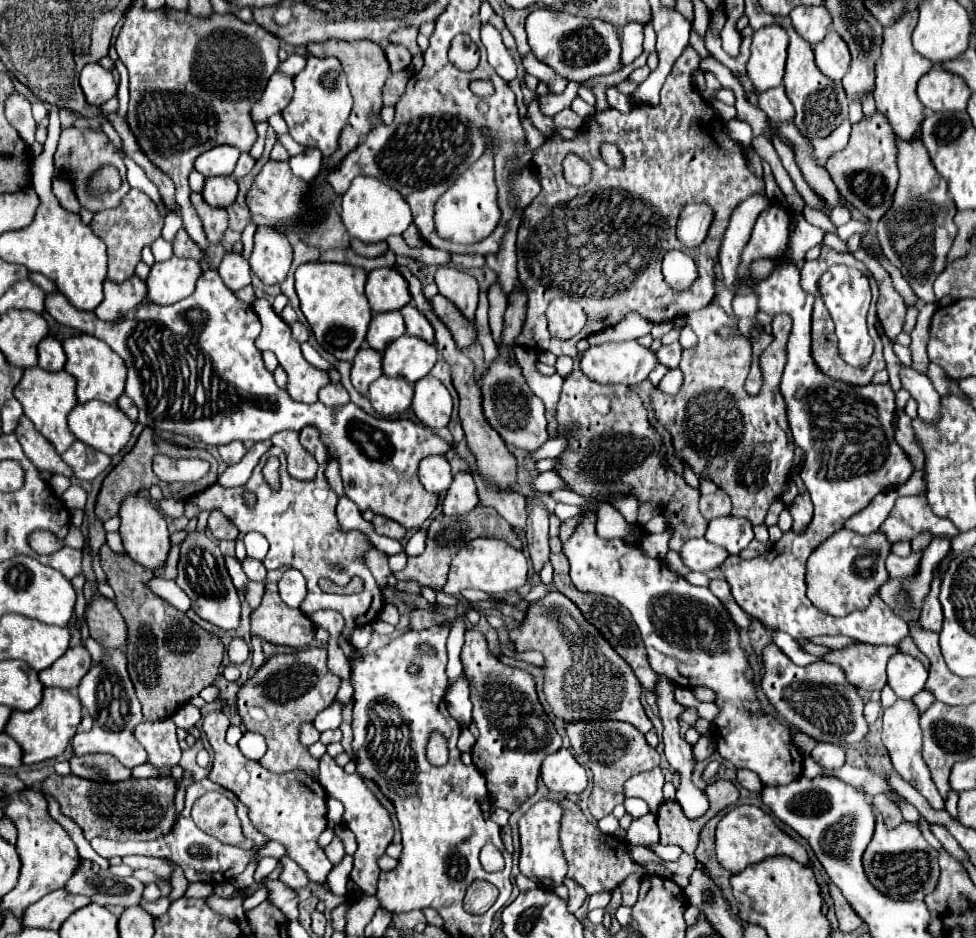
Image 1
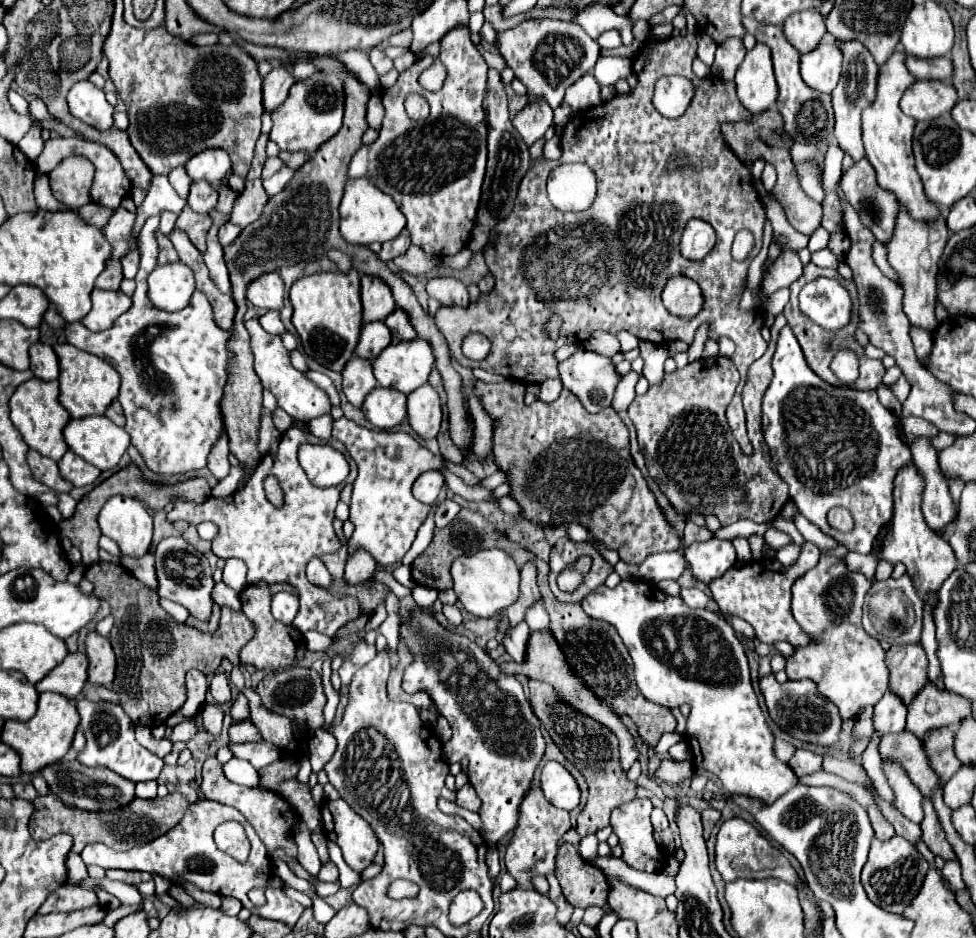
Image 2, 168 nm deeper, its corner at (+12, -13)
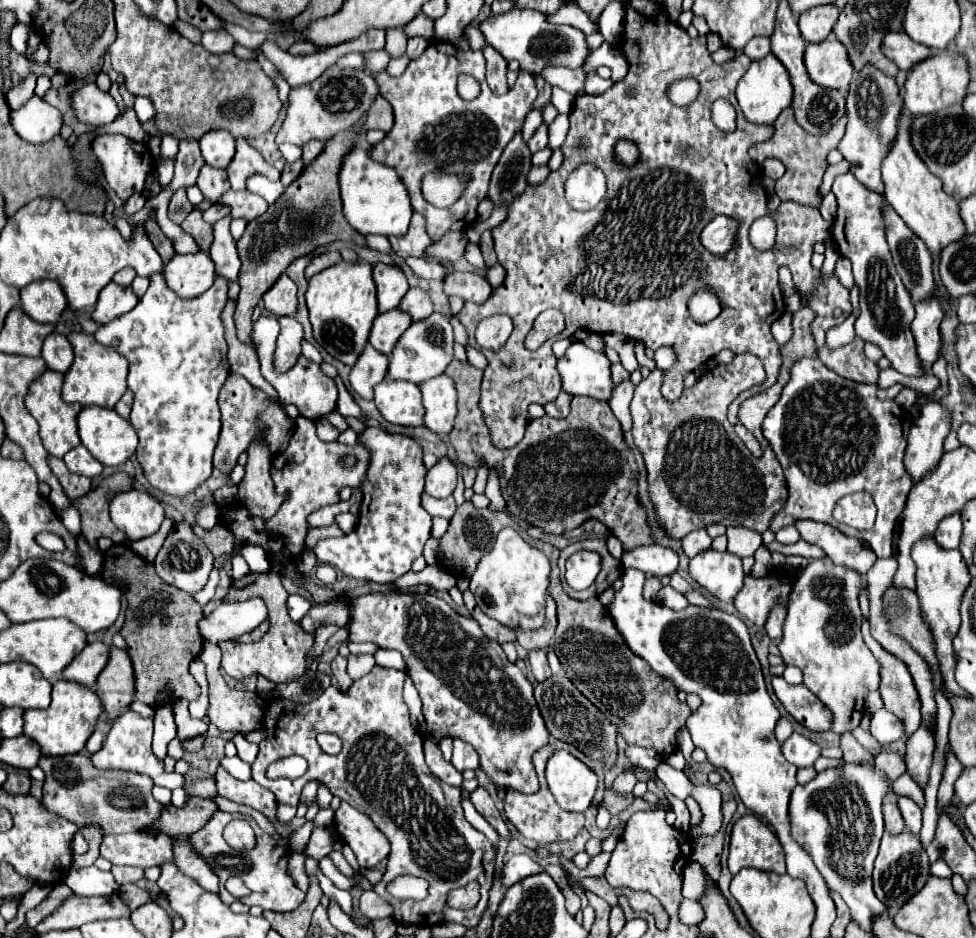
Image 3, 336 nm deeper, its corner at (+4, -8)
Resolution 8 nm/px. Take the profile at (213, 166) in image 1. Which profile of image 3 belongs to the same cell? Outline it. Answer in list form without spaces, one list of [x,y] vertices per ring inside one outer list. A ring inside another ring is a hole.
[[[211,131],[199,141],[199,147],[205,163],[217,169],[227,169],[235,155],[235,141],[227,131]]]

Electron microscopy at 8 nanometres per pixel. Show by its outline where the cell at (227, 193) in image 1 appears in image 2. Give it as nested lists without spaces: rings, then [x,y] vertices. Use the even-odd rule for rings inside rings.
[[[199,180],[199,182],[191,184],[191,194],[187,200],[195,212],[209,214],[217,204],[217,190],[209,182]]]

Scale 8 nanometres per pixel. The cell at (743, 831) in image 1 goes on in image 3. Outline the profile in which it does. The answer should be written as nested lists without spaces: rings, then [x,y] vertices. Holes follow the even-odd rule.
[[[743,815],[731,831],[727,865],[733,875],[737,875],[743,867],[783,875],[785,853],[777,835],[759,817]]]

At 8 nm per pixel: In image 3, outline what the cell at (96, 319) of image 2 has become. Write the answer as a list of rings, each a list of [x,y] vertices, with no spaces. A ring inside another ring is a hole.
[[[111,281],[99,293],[99,301],[95,305],[93,319],[99,325],[105,325],[105,323],[125,315],[127,311],[131,311],[137,305],[137,301],[139,299],[137,299],[137,295],[133,293],[131,287],[121,287],[121,285]]]

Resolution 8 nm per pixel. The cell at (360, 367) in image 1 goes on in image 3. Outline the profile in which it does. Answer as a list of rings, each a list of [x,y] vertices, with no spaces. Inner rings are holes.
[[[367,343],[365,351],[359,355],[349,375],[353,391],[363,399],[373,399],[373,387],[385,379],[387,375],[385,369],[387,369],[387,357]]]

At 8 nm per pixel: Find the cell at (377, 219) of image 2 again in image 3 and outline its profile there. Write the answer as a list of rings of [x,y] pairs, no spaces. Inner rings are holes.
[[[355,145],[341,167],[339,185],[341,185],[343,213],[347,223],[353,229],[357,229],[361,235],[385,235],[385,237],[405,235],[413,209],[409,203],[407,189],[399,179],[399,175],[395,173],[395,169],[371,161],[367,157],[367,151]],[[371,231],[377,231],[377,233],[371,233]]]

